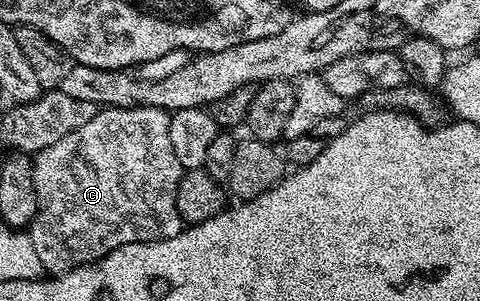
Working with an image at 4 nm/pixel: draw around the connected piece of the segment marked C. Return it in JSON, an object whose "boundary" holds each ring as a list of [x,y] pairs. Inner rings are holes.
{"boundary":[[[107,107],[97,110],[94,117],[90,117],[90,121],[86,121],[86,125],[82,125],[82,129],[78,129],[74,133],[66,133],[66,137],[62,137],[62,141],[57,141],[54,145],[50,145],[50,149],[42,149],[35,152],[32,164],[34,165],[34,189],[36,190],[36,196],[38,197],[38,209],[36,215],[33,217],[30,224],[30,234],[34,241],[34,250],[38,252],[38,261],[42,261],[45,272],[52,275],[60,275],[64,271],[69,271],[75,267],[81,267],[84,263],[93,263],[96,259],[101,259],[109,255],[114,249],[118,249],[122,245],[130,245],[131,243],[145,243],[146,241],[158,241],[159,239],[165,239],[166,237],[174,237],[182,229],[182,220],[178,213],[178,207],[176,205],[176,189],[178,187],[178,181],[184,176],[185,167],[178,161],[178,157],[174,157],[174,148],[170,145],[170,115],[169,112],[156,107]]]}

